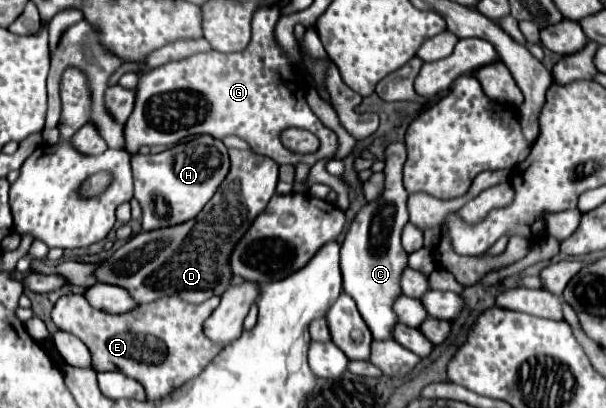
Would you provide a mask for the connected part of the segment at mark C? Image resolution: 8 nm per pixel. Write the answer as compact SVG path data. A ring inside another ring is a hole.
M391 142L385 150L385 192L383 196L359 210L351 222L345 242L341 244L341 274L343 290L355 300L365 324L369 326L373 340L391 340L393 328L399 324L399 318L393 310L395 300L401 292L401 276L407 268L407 252L401 246L401 230L407 224L405 196L403 186L403 164L407 158L405 144Z

